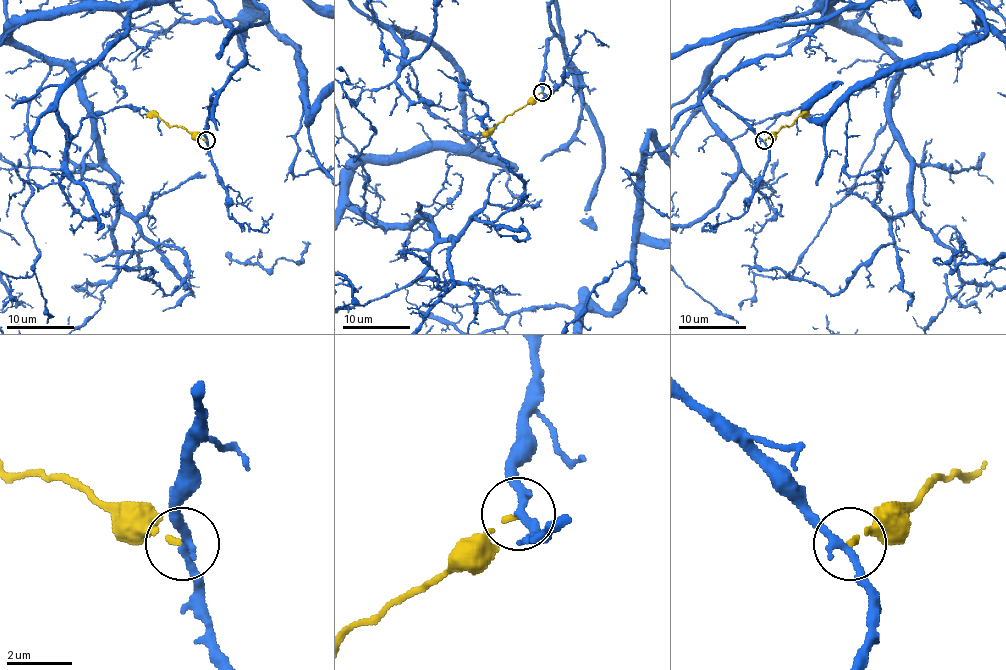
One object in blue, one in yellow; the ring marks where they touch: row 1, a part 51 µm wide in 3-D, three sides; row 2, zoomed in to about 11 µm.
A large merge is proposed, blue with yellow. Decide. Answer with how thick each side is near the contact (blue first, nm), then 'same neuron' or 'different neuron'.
240/140 nm | different neuron

